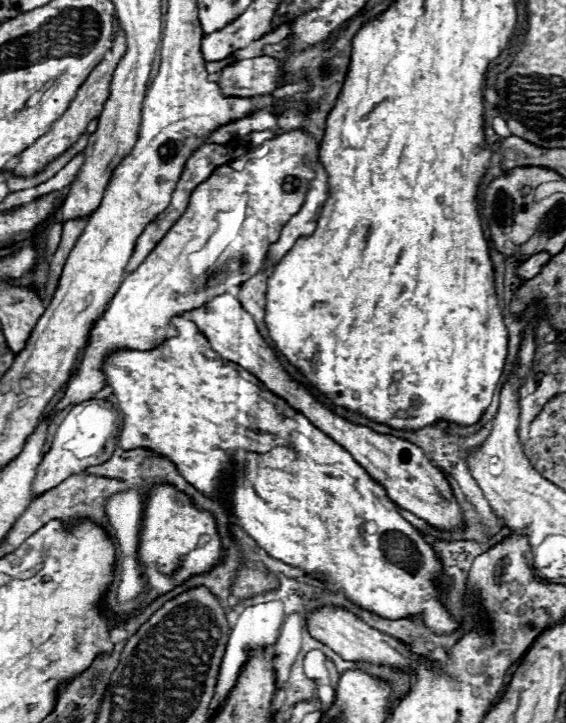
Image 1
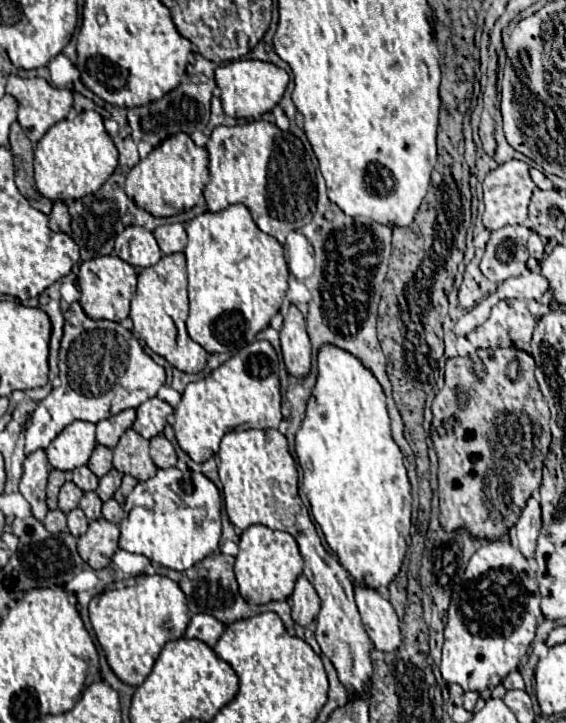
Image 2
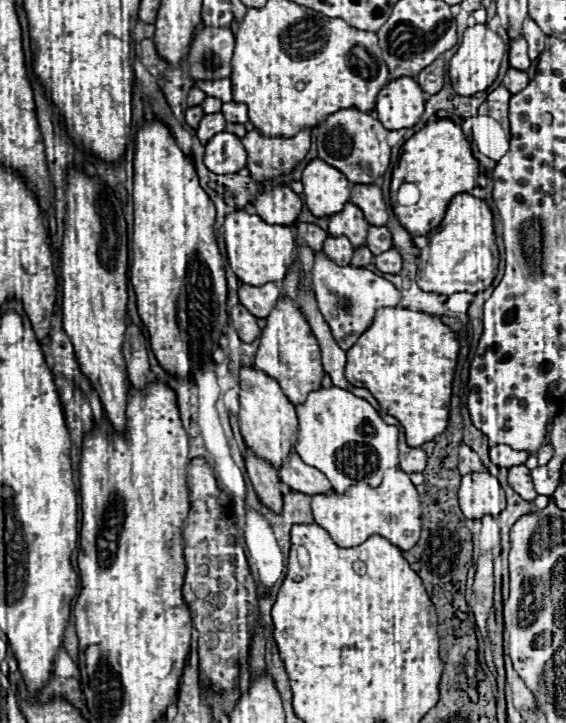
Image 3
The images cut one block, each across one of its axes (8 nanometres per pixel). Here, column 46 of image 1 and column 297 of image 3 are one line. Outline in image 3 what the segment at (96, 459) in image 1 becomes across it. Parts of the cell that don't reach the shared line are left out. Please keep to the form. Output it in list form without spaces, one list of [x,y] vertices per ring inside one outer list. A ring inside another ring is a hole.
[[[286,460],[284,466],[278,468],[278,476],[282,482],[286,482],[292,490],[304,492],[304,494],[318,494],[318,492],[330,492],[330,482],[322,472],[318,472],[314,466],[308,466],[300,460]]]

